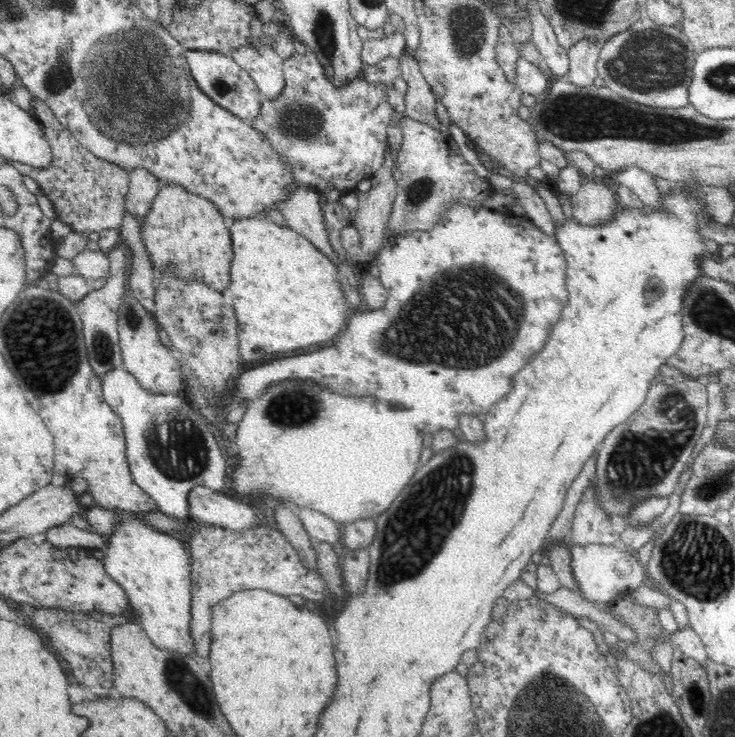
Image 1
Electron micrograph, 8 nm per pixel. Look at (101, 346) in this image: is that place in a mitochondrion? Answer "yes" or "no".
yes

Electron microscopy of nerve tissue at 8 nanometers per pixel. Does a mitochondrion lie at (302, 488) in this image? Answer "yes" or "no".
no

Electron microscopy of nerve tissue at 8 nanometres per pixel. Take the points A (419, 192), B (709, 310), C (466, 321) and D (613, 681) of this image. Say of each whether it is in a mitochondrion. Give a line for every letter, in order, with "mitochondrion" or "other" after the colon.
A: mitochondrion
B: mitochondrion
C: mitochondrion
D: other

